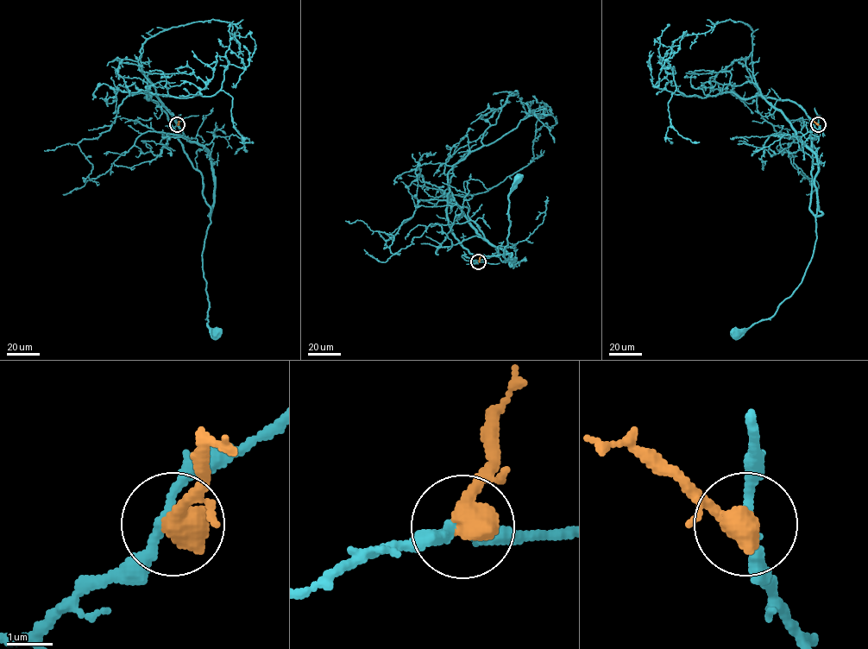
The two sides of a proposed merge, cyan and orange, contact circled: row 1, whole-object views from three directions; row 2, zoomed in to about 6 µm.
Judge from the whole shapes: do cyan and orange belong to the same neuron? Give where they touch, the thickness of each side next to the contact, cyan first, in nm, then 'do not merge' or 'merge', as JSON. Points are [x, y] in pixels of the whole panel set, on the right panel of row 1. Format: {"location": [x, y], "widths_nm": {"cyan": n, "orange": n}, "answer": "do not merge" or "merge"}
{"location": [818, 124], "widths_nm": {"cyan": 240, "orange": 650}, "answer": "do not merge"}

